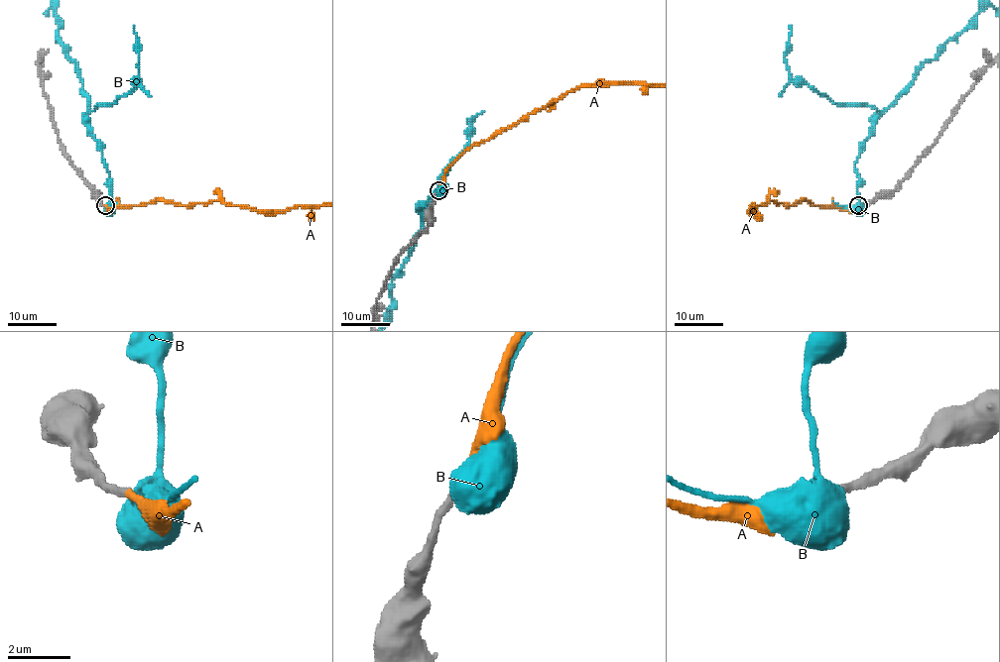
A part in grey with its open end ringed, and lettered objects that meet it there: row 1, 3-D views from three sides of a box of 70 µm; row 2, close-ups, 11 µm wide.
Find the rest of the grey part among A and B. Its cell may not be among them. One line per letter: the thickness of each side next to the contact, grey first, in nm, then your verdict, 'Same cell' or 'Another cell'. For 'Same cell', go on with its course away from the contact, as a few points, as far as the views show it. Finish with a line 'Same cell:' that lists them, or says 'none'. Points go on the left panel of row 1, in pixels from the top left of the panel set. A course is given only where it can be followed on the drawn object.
A: Thickness 240 nm (grey) against 200 nm. Same cell
B: Thickness 240 nm (grey) against 550 nm. Another cell
Same cell: A

